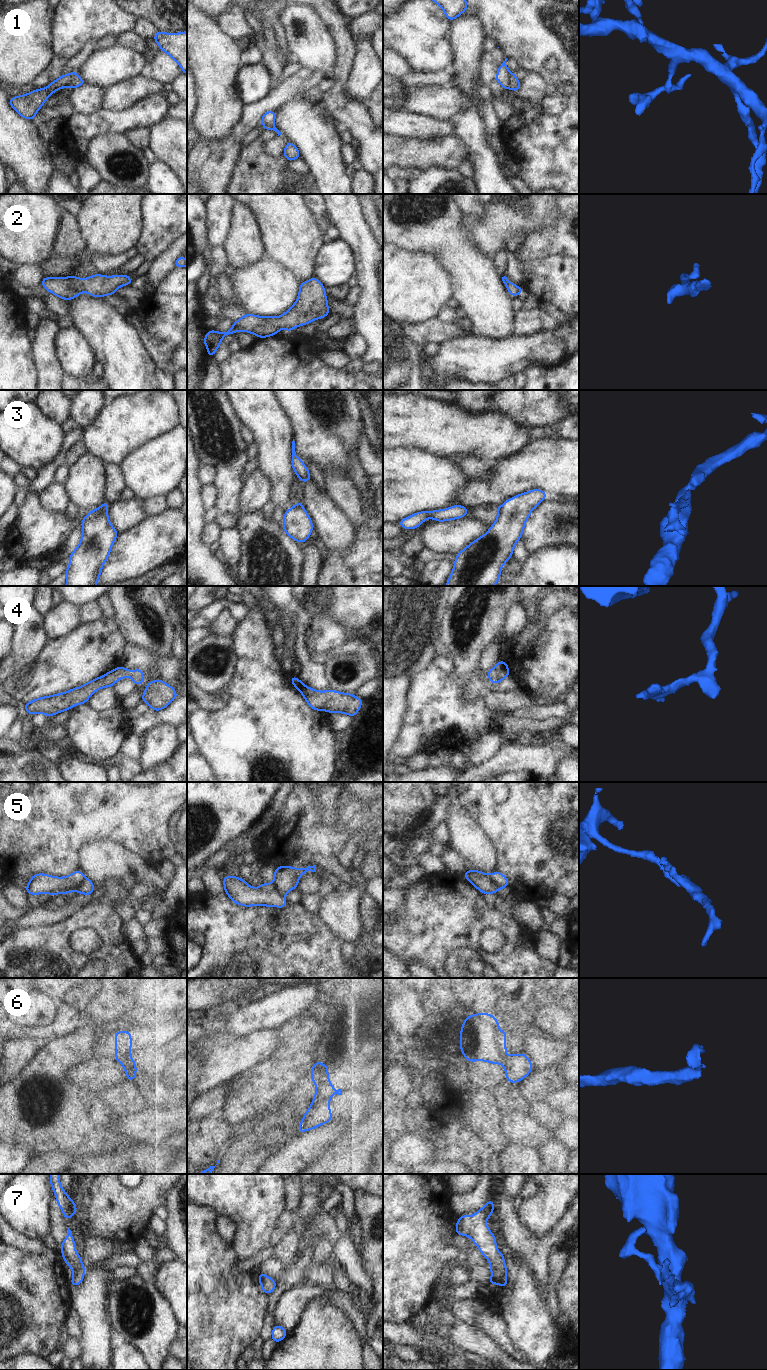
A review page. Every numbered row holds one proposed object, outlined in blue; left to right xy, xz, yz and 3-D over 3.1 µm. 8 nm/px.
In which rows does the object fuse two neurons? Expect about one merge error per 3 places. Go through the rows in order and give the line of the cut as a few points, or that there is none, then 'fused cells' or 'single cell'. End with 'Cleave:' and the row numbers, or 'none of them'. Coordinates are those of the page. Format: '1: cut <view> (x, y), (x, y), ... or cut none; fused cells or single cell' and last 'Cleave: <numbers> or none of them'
1: cut yz (509, 73), (510, 88); fused cells
2: cut none; single cell
3: cut xz (294, 506), (303, 508); fused cells
4: cut none; single cell
5: cut yz (487, 875), (495, 883), (503, 887); fused cells
6: cut xz (329, 1097), (315, 1099), (311, 1103); fused cells
7: cut none; single cell
Cleave: 1, 3, 5, 6

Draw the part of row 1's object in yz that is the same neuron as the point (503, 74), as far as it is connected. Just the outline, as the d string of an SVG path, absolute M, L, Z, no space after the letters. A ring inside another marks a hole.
M507 58L499 66L495 81L499 82L503 89L510 89L510 71L506 65L506 61L507 61Z

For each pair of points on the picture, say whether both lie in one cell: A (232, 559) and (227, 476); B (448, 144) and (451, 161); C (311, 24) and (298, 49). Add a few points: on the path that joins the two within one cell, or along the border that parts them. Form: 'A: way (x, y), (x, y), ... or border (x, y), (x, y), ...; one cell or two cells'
A: border (235, 529), (240, 538), (240, 552); two cells
B: way (448, 148), (450, 157); one cell
C: way (308, 30), (308, 39), (304, 43); one cell

